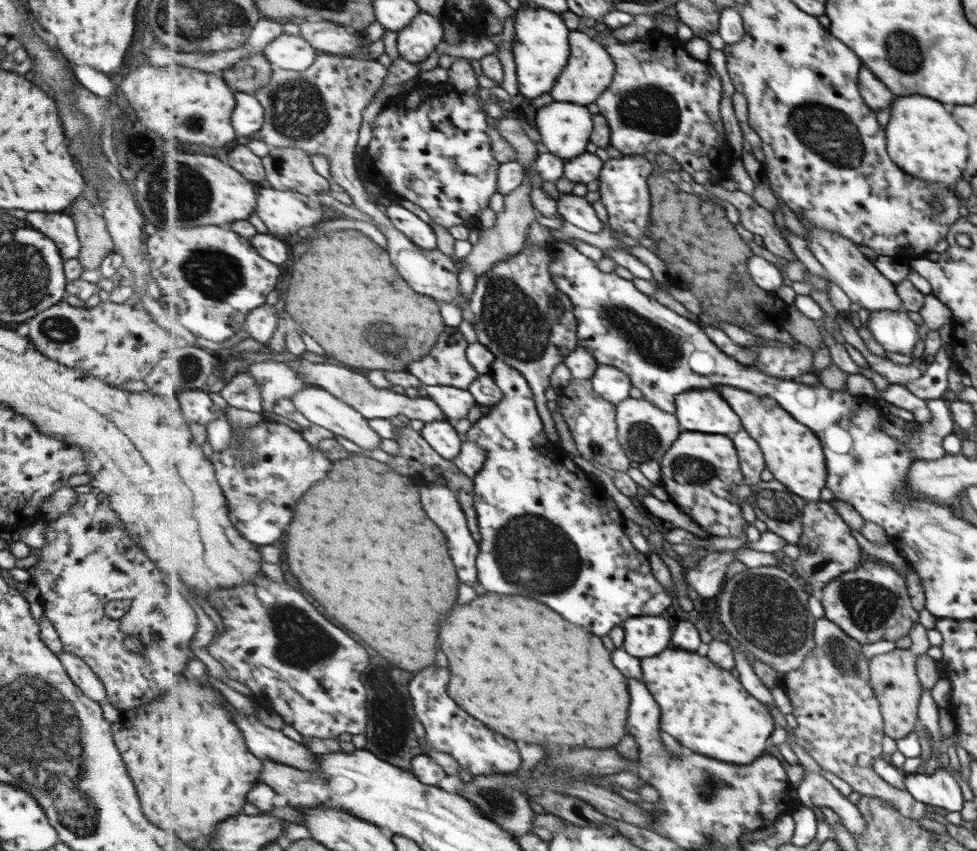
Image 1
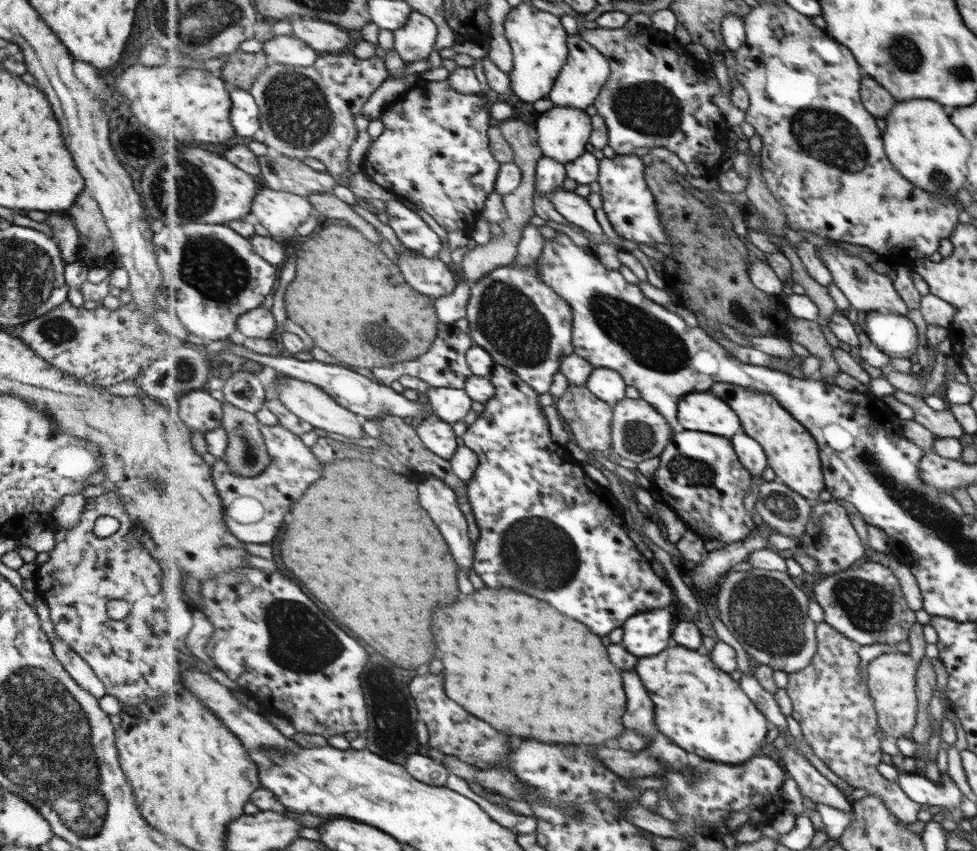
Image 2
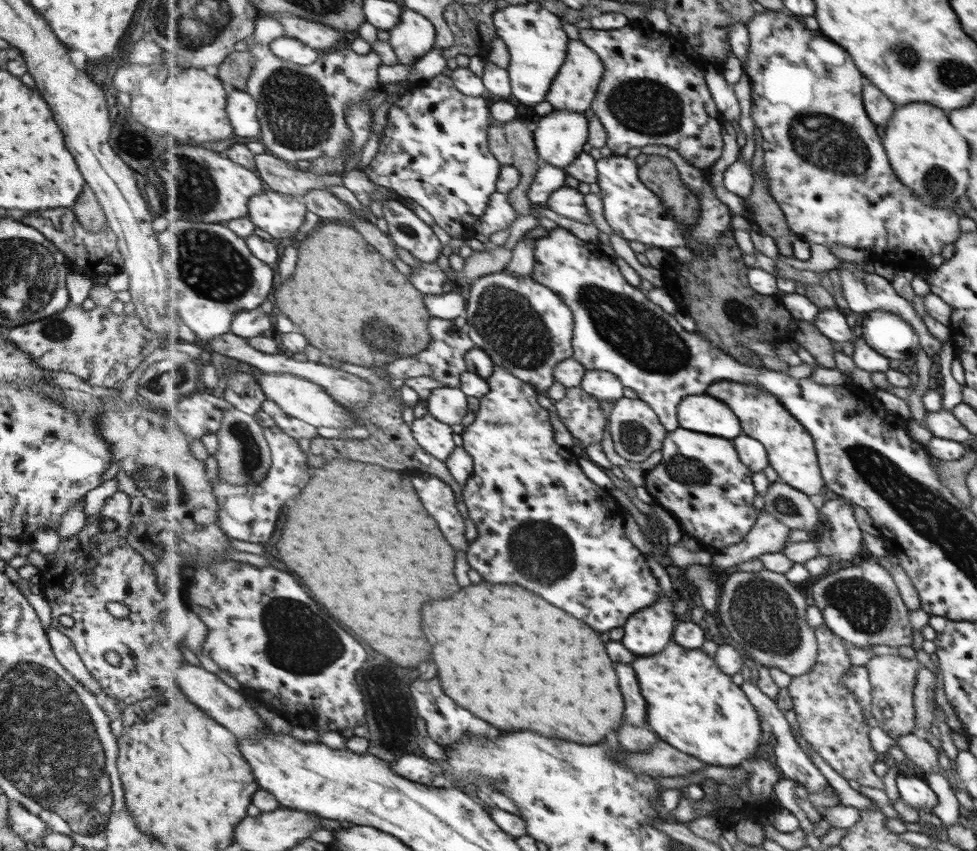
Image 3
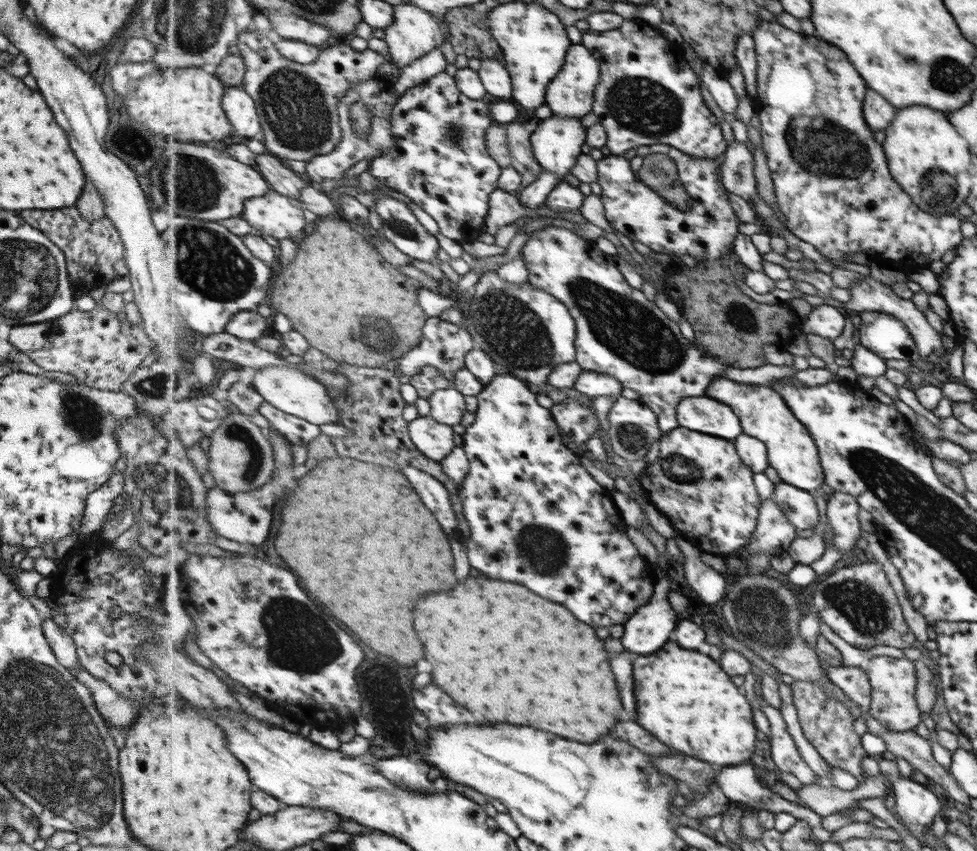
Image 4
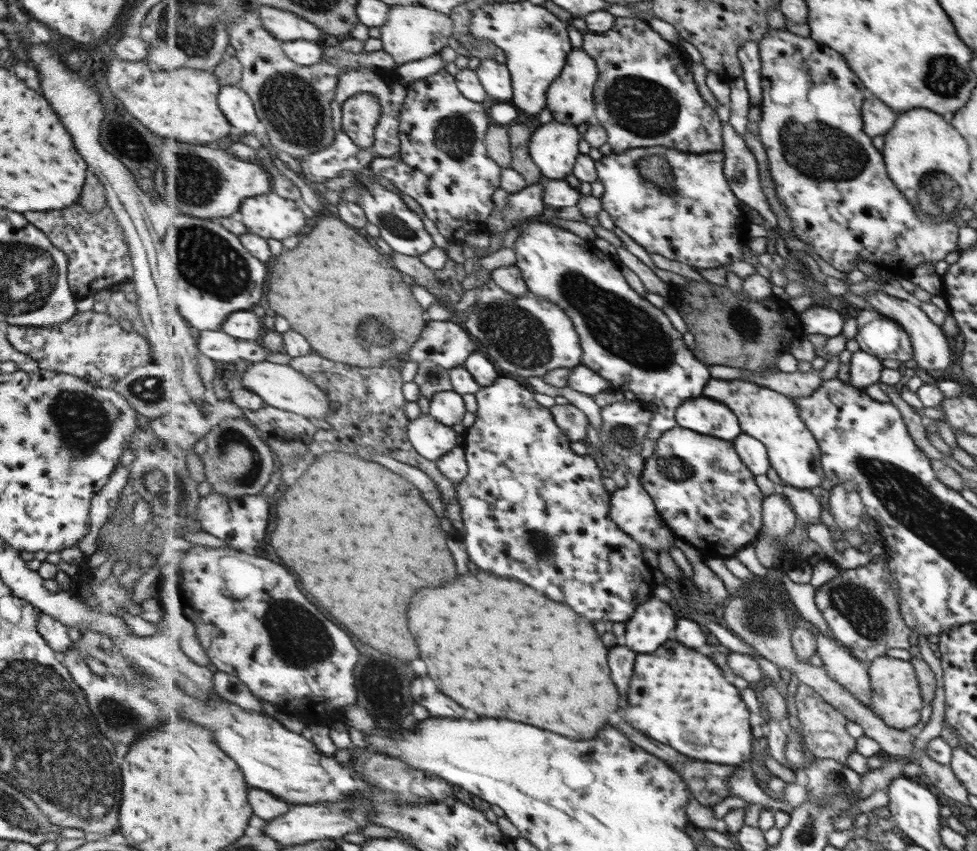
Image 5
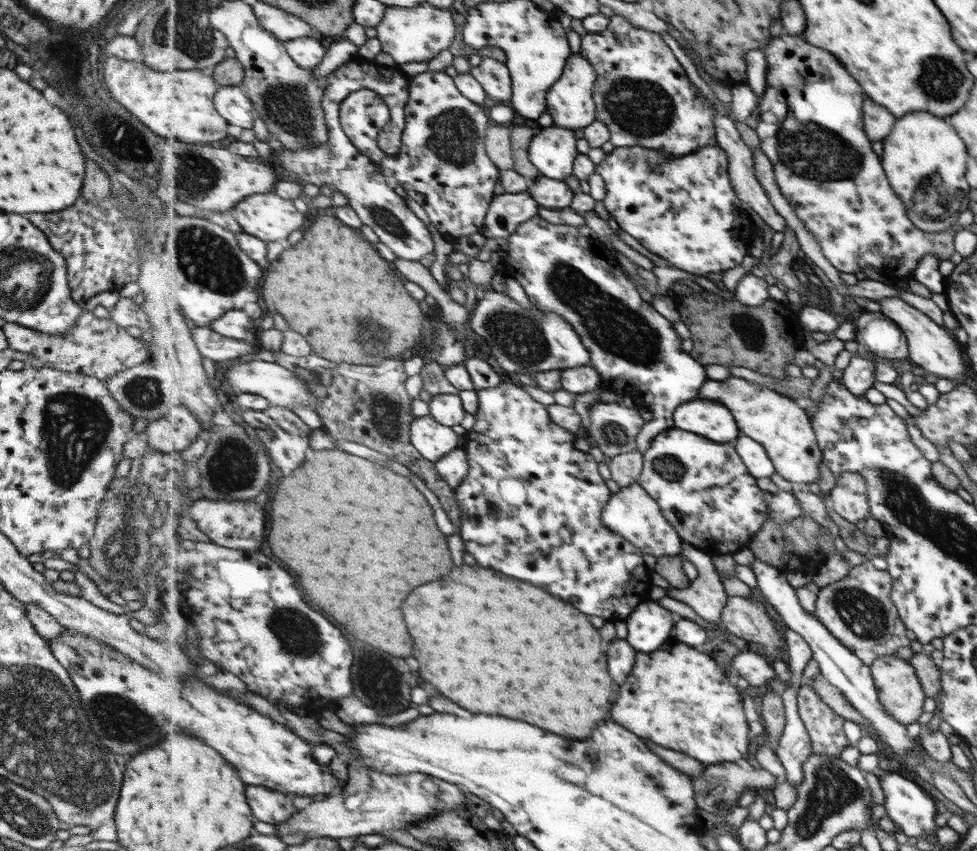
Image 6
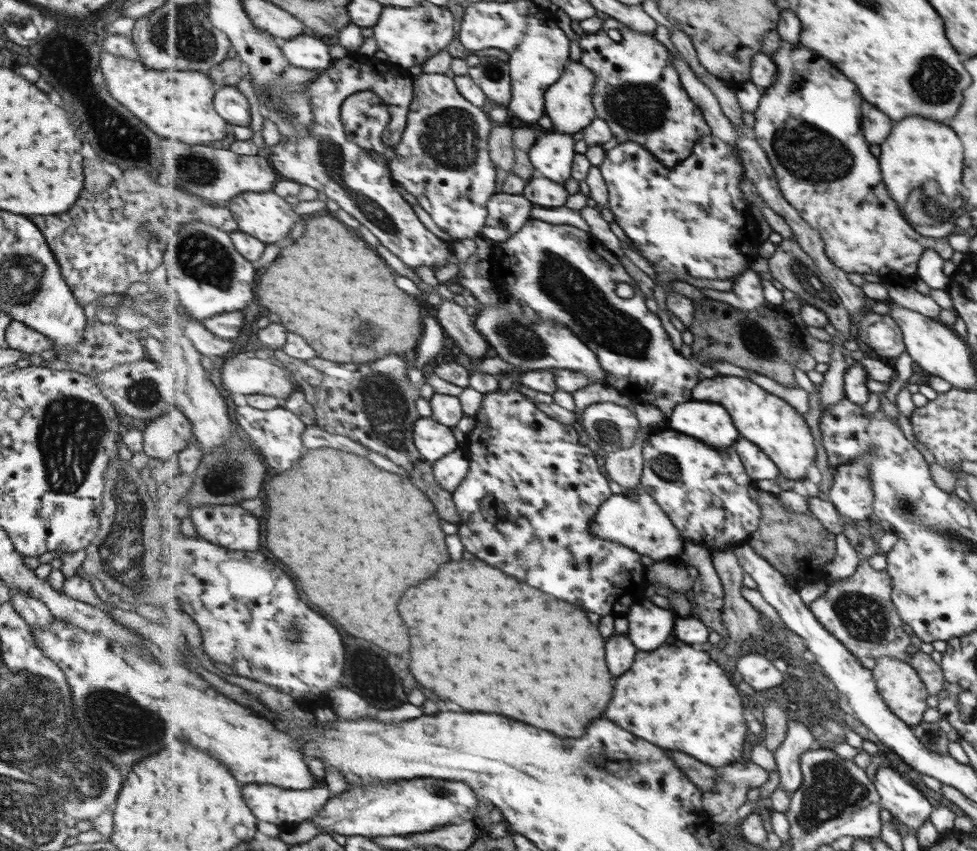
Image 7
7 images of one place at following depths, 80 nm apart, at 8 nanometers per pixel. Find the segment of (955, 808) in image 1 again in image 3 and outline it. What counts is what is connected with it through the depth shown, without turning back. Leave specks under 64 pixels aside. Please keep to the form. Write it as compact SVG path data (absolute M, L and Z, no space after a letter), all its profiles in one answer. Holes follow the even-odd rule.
M902 773L895 777L895 784L901 802L905 802L905 806L908 806L911 810L915 810L915 812L929 811L937 805L937 796L927 785L925 779Z

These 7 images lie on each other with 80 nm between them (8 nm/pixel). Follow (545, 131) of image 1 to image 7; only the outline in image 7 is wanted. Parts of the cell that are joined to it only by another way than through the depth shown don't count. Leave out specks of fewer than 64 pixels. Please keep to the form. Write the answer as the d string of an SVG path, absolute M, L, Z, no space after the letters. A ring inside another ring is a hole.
M549 130L530 150L530 159L538 175L557 184L564 184L572 177L575 160L575 138L572 134Z

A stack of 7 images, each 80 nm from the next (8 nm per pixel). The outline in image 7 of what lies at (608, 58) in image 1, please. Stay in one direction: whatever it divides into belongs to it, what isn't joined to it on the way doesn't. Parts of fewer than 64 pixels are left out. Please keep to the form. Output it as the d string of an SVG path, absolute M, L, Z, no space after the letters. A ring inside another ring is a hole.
M580 60L571 61L565 68L561 79L546 92L547 122L551 130L561 133L575 134L582 132L598 117L594 105L594 88L597 86L596 74Z

